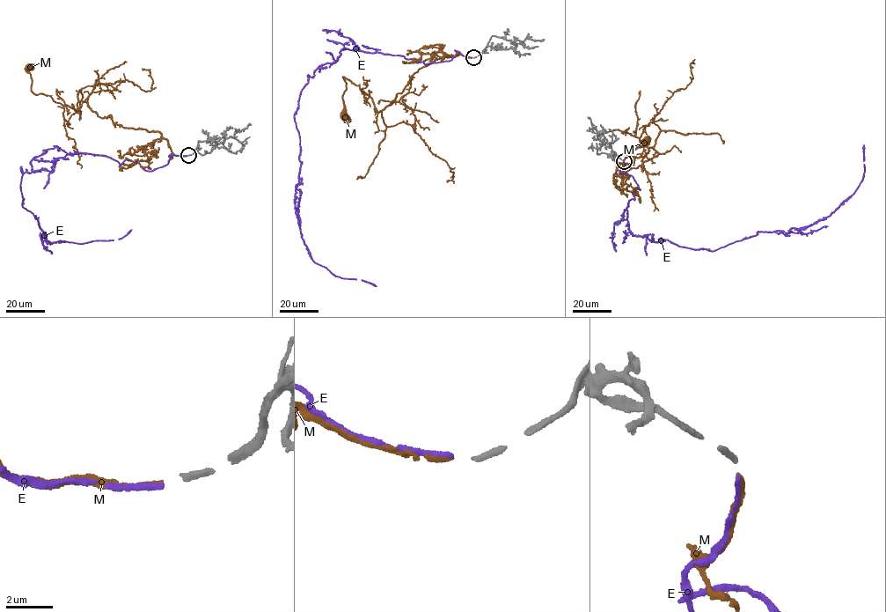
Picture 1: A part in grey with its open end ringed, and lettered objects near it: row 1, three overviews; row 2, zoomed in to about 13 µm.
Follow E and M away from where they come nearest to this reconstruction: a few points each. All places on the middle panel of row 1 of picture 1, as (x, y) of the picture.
E: (472, 57), (426, 64), (347, 48), (301, 91), (301, 238), (336, 276), (377, 286)
M: (472, 57), (458, 54), (420, 68), (378, 112), (372, 99), (342, 77), (344, 114)

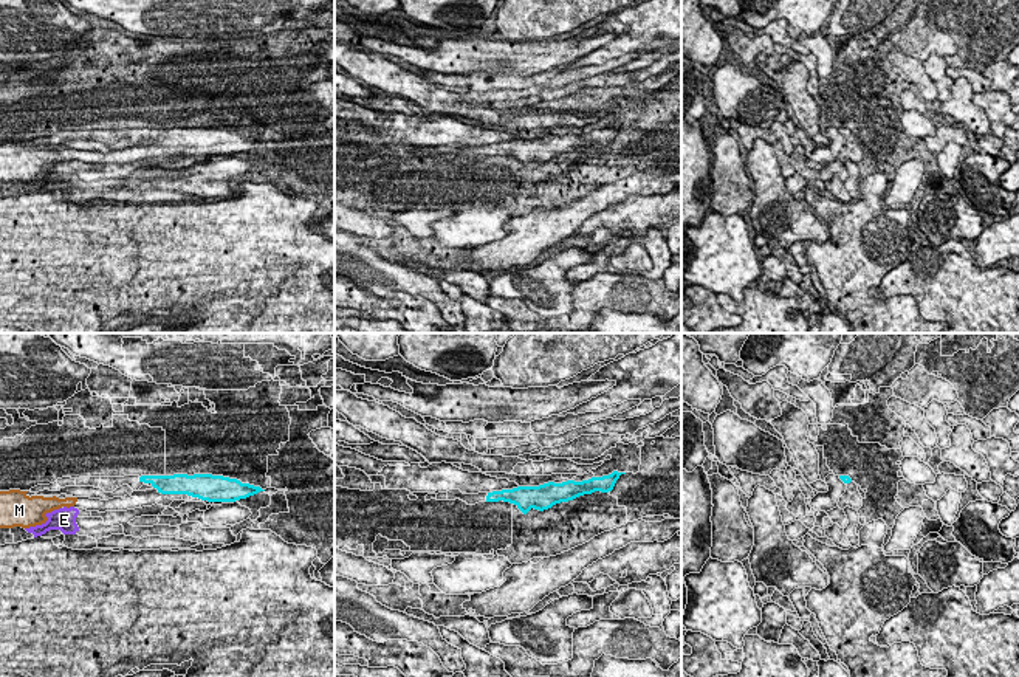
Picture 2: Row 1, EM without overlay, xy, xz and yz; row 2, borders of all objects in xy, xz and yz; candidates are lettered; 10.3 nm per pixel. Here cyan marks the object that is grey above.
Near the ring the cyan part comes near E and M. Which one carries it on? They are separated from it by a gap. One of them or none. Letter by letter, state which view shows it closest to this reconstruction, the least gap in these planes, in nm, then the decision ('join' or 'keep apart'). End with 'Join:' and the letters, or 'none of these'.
E: nearest in xy; 700 nm apart; keep apart
M: nearest in xy; 700 nm apart; join
Join: M

